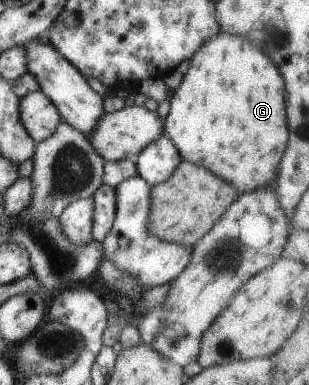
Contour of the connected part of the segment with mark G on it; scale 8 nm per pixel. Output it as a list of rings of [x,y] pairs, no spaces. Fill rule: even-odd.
[[[221,31],[213,39],[205,42],[198,51],[196,51],[196,54],[190,60],[190,69],[188,69],[188,73],[184,75],[180,87],[178,87],[176,91],[171,91],[168,98],[170,102],[170,113],[168,113],[168,117],[164,119],[165,135],[169,139],[172,139],[177,150],[180,151],[183,160],[199,164],[201,167],[204,167],[205,170],[212,171],[213,174],[224,179],[224,182],[229,182],[240,195],[244,192],[250,192],[263,186],[269,186],[276,182],[278,168],[284,159],[289,139],[285,90],[284,77],[277,64],[269,57],[269,55],[266,55],[262,49],[258,49],[256,44],[252,43],[250,39],[246,39],[246,36],[238,36]]]

